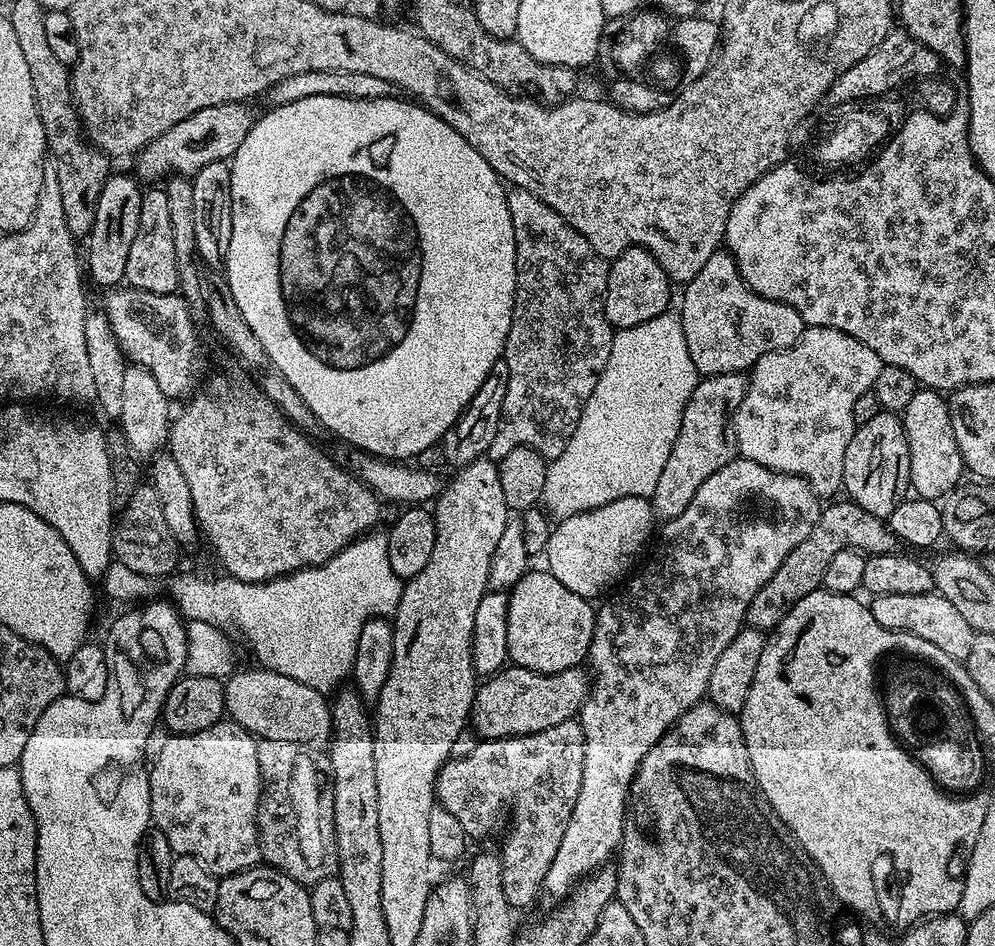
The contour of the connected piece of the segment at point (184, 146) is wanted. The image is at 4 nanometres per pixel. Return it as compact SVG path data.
M244 102L206 106L206 110L198 110L198 114L190 114L190 118L182 118L178 126L166 130L166 134L154 138L145 148L140 149L134 160L135 175L145 181L152 180L155 176L164 178L169 174L191 178L198 170L202 170L202 166L210 162L231 161L238 146L242 146L246 134L250 134L254 123L254 115L252 116L248 107L249 105Z

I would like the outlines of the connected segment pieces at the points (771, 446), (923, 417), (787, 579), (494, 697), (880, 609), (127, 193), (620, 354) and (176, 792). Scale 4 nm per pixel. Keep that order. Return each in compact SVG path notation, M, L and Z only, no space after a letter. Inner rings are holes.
M805 327L804 333L800 335L800 340L797 344L790 346L786 350L774 350L770 354L762 354L762 358L758 358L756 363L752 365L750 375L748 376L748 389L732 419L731 430L736 442L737 453L743 459L758 462L775 472L785 472L791 476L804 477L817 496L821 498L832 496L836 491L839 493L844 486L846 450L850 446L850 438L856 433L858 427L854 422L854 405L857 404L858 398L862 398L862 394L872 391L874 382L878 378L878 370L881 367L878 354L874 350L870 350L870 346L858 342L858 338L854 338L842 330L834 330L833 328Z
M918 390L910 406L906 406L902 419L910 450L911 491L921 500L943 501L945 496L961 487L963 480L960 479L966 476L964 459L954 438L954 426L948 401L939 391Z
M843 502L832 504L820 513L820 521L814 526L806 542L798 542L790 554L786 554L786 562L778 566L774 578L754 594L754 602L748 607L747 627L771 630L780 625L782 618L806 594L817 591L823 585L826 566L833 560L834 554L847 548L859 548L865 554L881 556L897 547L896 535L881 517L862 510L857 504Z
M505 666L476 689L474 724L476 720L477 737L505 740L508 736L525 736L538 730L550 730L550 726L558 726L558 722L573 719L588 699L589 691L590 676L583 667L543 676L534 670Z
M933 590L926 594L882 594L872 596L870 607L874 622L895 632L909 632L918 638L926 638L933 646L939 646L950 658L963 661L970 658L970 649L977 632L962 618L962 613L939 592Z
M109 175L108 181L102 186L102 194L98 194L98 210L94 210L94 226L86 237L88 243L88 260L86 256L86 272L92 275L96 284L101 284L104 290L112 290L124 280L126 261L130 254L130 246L138 234L138 218L142 215L142 198L144 192L140 188L141 181L135 175Z
M669 310L658 314L658 318L650 318L650 322L638 322L638 326L619 329L613 335L610 358L600 381L584 403L582 418L578 418L578 426L568 440L566 450L549 463L543 507L553 517L563 518L606 506L606 502L618 498L651 498L666 466L666 458L670 458L674 438L678 438L686 402L690 402L690 394L694 394L697 383L698 373L694 362L690 362L690 350L686 350L686 334L682 330L679 311Z
M225 718L206 730L181 736L172 734L167 738L169 740L161 746L156 761L153 764L151 761L148 773L154 827L166 834L166 842L176 856L194 857L217 878L257 867L262 860L260 831L256 825L262 791L260 767L256 757L257 737L247 732L241 724Z

